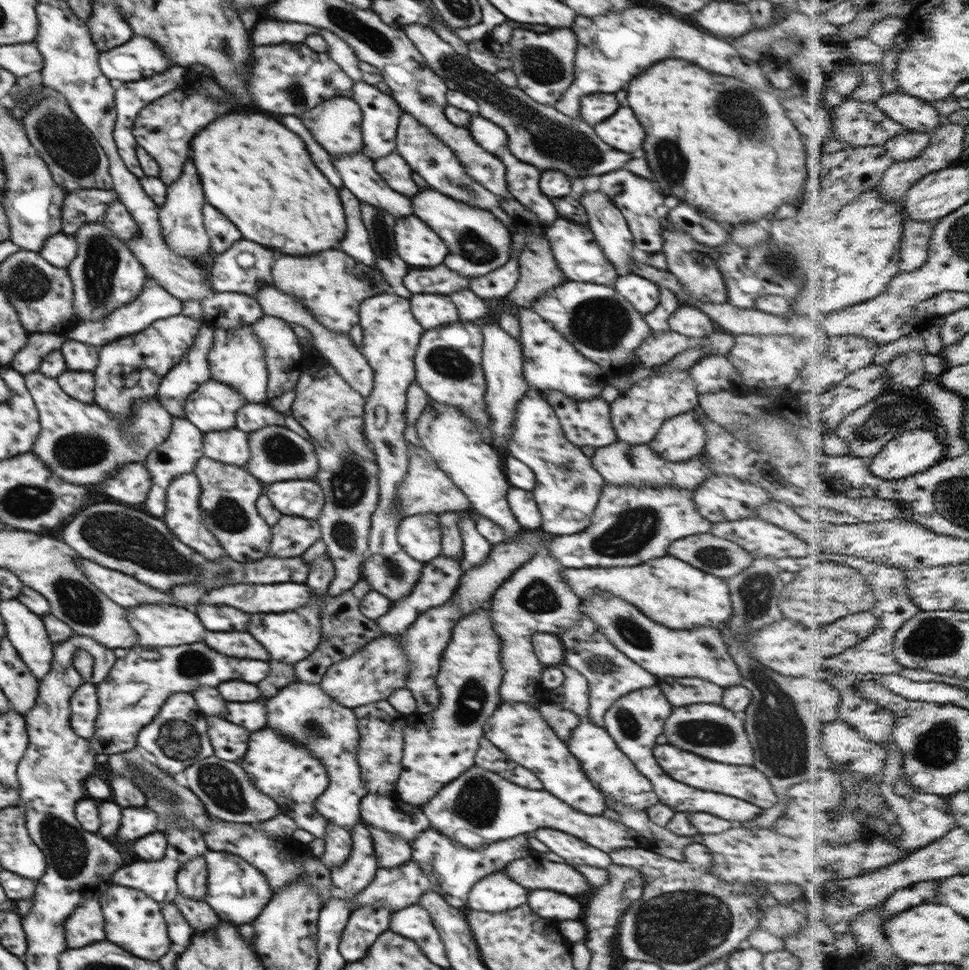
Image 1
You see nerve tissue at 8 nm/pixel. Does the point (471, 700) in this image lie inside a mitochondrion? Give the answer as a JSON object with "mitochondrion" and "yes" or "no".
{"mitochondrion":"yes"}

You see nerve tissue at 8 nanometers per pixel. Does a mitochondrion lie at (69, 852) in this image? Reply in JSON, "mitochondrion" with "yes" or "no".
{"mitochondrion":"yes"}

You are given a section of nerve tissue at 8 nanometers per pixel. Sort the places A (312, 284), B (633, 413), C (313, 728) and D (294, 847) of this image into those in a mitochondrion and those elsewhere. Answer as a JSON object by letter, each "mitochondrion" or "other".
{"A":"other","B":"other","C":"mitochondrion","D":"other"}

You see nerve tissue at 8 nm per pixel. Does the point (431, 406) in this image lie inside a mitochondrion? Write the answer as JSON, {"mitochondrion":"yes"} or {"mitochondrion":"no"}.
{"mitochondrion":"no"}

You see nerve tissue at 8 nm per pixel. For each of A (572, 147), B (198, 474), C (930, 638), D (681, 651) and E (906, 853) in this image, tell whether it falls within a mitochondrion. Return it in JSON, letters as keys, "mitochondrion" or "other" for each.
{"A":"mitochondrion","B":"other","C":"mitochondrion","D":"other","E":"other"}

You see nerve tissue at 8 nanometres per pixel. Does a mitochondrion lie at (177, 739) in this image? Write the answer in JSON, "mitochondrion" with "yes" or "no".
{"mitochondrion":"yes"}

